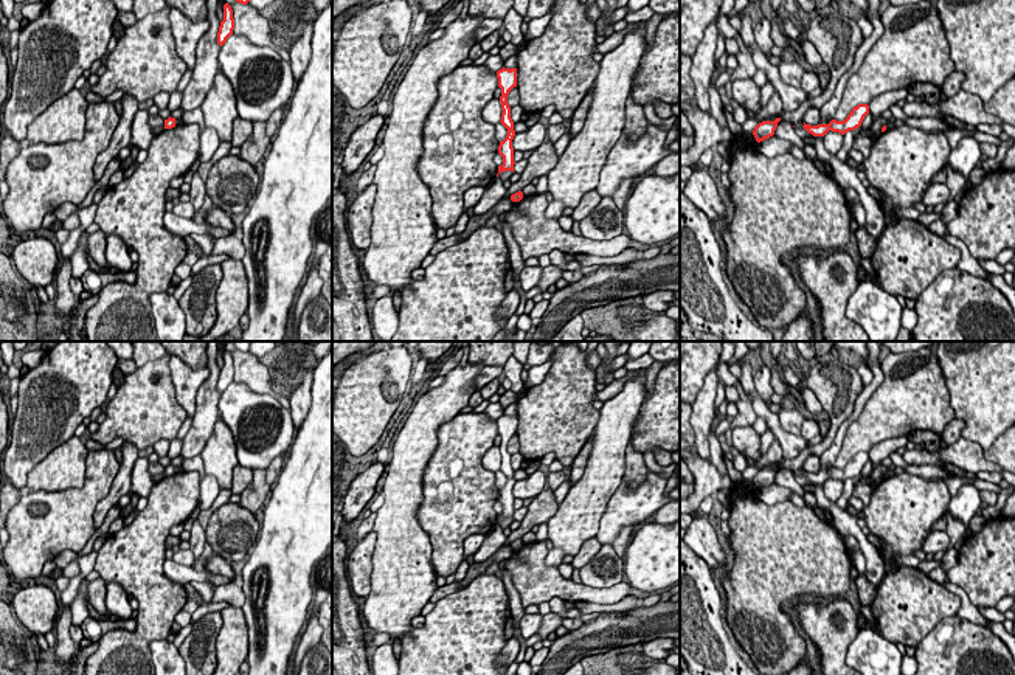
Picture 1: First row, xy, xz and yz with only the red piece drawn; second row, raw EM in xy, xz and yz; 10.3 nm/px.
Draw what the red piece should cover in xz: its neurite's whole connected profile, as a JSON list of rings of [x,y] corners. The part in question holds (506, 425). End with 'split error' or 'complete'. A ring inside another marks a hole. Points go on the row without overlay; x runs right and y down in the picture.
[[[501,416],[497,419],[498,425],[498,434],[501,436],[501,472],[508,476],[508,483],[503,489],[500,489],[498,493],[498,501],[503,504],[503,512],[498,514],[498,521],[504,518],[512,518],[514,520],[514,495],[512,495],[512,487],[515,484],[514,478],[514,469],[511,466],[511,455],[508,452],[508,442],[509,439],[517,434],[517,416]]]; complete

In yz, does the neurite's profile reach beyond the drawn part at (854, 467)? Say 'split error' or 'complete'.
complete

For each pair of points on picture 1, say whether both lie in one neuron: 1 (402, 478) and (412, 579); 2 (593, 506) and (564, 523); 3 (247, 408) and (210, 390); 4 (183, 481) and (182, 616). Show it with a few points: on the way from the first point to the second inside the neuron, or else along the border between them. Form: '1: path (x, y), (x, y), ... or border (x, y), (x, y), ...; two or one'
1: path (402, 503), (402, 554); one
2: path (585, 508), (571, 522); one
3: border (222, 394), (218, 404), (219, 418); two
4: border (182, 609), (173, 621); two

